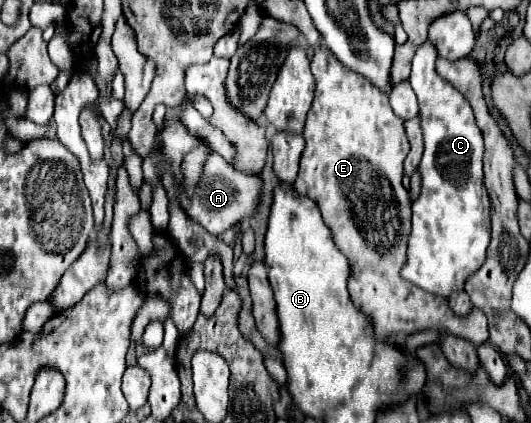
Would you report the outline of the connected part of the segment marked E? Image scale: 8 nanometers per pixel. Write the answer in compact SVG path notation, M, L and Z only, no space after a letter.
M313 49L311 71L317 81L315 99L307 113L303 137L305 149L301 155L301 169L295 179L297 193L313 199L323 215L325 225L329 225L335 245L347 255L351 265L349 293L357 309L369 315L375 323L375 335L385 339L395 331L401 335L413 335L417 331L449 331L457 337L469 339L475 345L481 345L489 339L489 321L485 313L477 307L471 309L469 317L457 317L447 305L445 297L433 297L417 285L409 285L401 279L401 265L405 265L405 245L409 241L411 229L411 201L409 193L403 187L403 161L409 153L409 141L405 133L405 121L397 117L389 105L385 93L377 91L361 75L345 69L329 49Z

